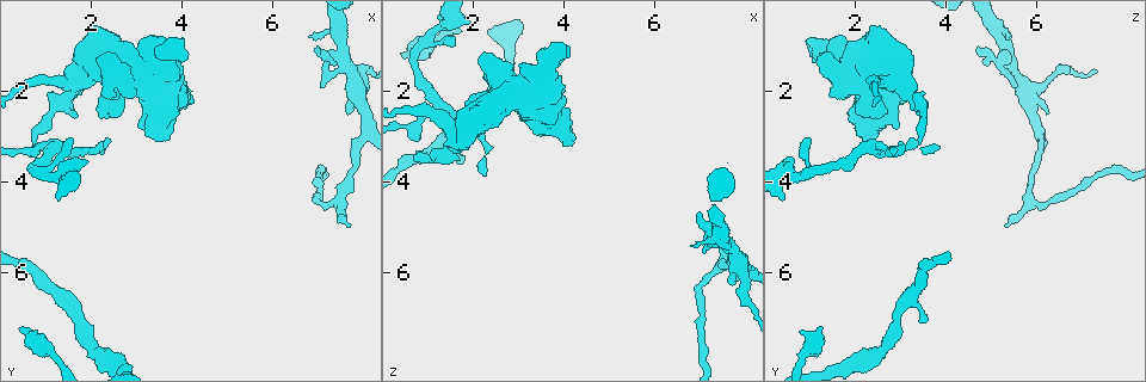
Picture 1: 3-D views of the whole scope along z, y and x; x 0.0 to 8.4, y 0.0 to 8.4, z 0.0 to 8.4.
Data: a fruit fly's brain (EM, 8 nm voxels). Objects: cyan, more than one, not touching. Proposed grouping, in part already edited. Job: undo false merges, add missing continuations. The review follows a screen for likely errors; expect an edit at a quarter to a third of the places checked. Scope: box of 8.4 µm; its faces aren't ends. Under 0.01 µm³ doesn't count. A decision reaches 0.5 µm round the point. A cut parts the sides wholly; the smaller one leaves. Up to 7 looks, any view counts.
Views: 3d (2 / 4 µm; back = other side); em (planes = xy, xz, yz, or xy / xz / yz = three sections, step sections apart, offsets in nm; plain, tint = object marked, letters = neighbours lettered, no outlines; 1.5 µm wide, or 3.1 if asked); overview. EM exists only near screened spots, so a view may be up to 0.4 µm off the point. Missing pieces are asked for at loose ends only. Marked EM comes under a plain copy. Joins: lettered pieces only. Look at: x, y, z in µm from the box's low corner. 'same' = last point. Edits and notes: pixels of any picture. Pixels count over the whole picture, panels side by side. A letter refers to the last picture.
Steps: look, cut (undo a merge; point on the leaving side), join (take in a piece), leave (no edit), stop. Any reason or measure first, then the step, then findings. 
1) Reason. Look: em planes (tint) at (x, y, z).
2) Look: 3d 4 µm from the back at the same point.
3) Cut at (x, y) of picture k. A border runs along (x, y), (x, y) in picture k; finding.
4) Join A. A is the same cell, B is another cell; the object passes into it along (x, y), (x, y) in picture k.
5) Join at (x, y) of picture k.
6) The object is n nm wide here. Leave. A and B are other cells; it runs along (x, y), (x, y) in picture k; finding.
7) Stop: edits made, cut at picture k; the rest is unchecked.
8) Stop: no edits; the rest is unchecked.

An open end. Look: 3d 4 µm at (2.30, 3.25, 3.45).

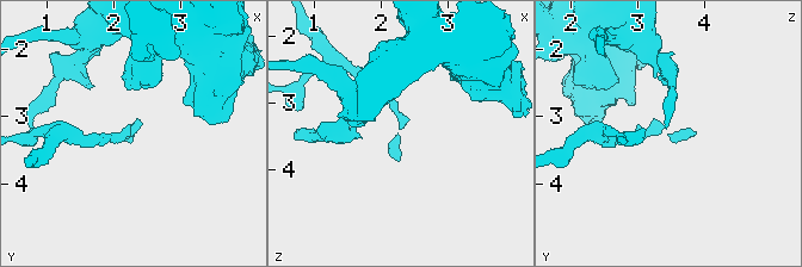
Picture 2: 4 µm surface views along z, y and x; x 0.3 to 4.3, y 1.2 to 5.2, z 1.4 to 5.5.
Look: em planes (letters) at (2.25, 3.25, 3.35).

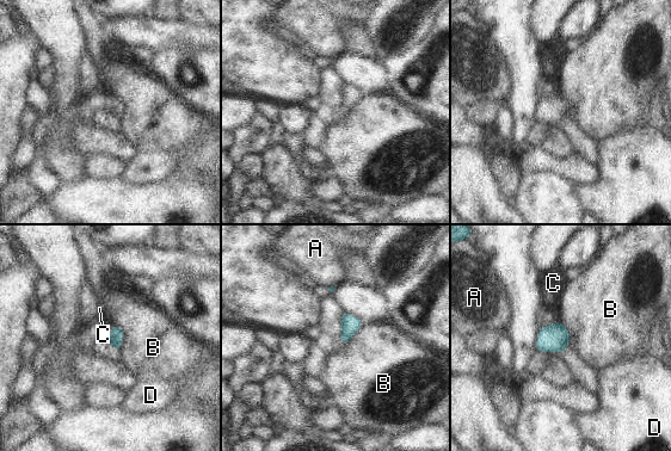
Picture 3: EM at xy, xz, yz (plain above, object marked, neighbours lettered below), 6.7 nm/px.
The object is 80 nm wide here; the longest contact is with B, 280 nm. Leave. A, B, C and D are other cells; none of them fits.

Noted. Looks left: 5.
A fork. Look: em xz step 4 (tint) at (0.95, 3.80, 0.95).

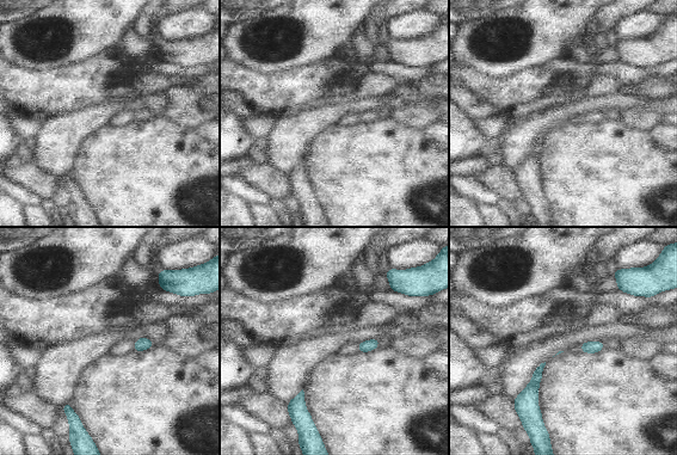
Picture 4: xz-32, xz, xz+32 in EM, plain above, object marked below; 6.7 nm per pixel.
Look: em xy step 8 (letters) at the same point.

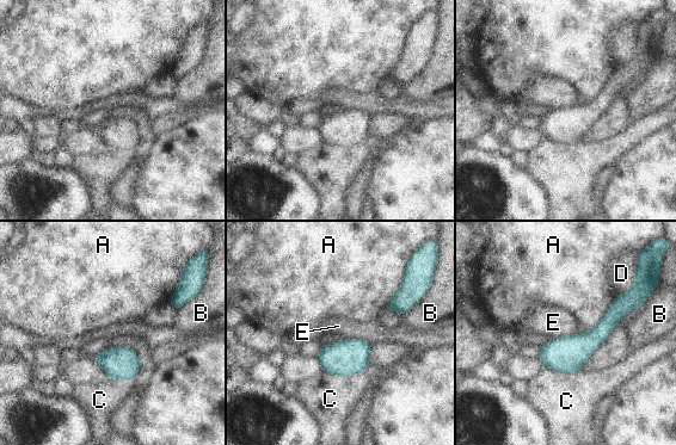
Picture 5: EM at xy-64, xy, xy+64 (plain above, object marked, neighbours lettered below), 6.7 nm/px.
The object is 220 nm wide here. Leave. A, B, C, D and E are other cells; a border runs along (578, 333), (552, 338) in picture 5; all the same neuron.

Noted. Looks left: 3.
Free end. Look: em xy step 4 (letters) at (4.15, 2.05, 3.20).

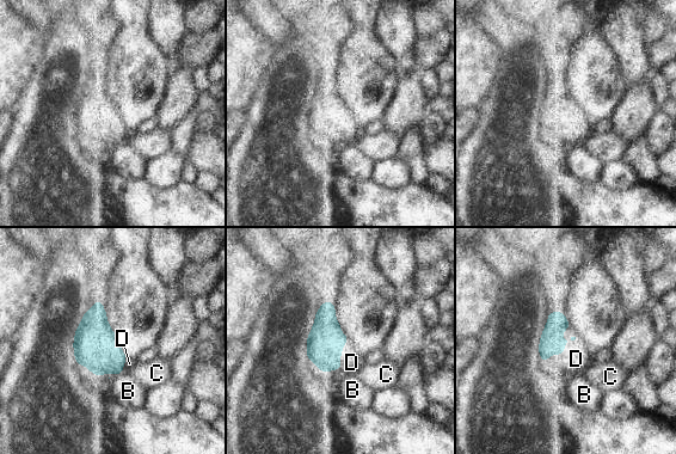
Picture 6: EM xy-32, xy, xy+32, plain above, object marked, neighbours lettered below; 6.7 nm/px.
Cut it another way. Look: em planes (letters) at the same point.

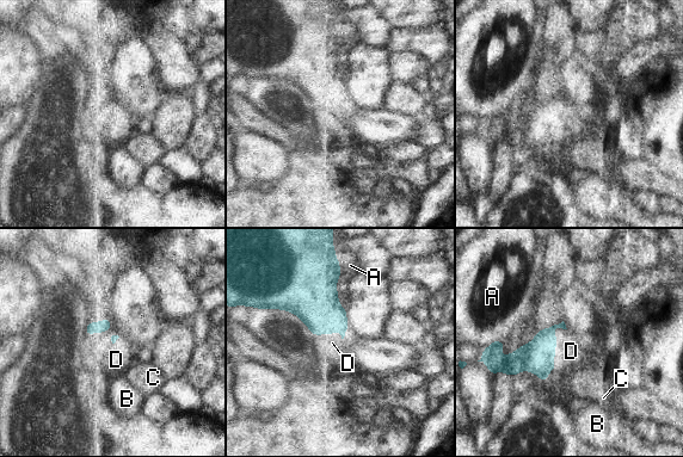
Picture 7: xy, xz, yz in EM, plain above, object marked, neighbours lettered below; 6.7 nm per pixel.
Join D. D is the same cell, A, B and C are other cells; it goes on there.

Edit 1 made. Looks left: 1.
Stop: edits made, join at picture 7; the rest is unchecked.

